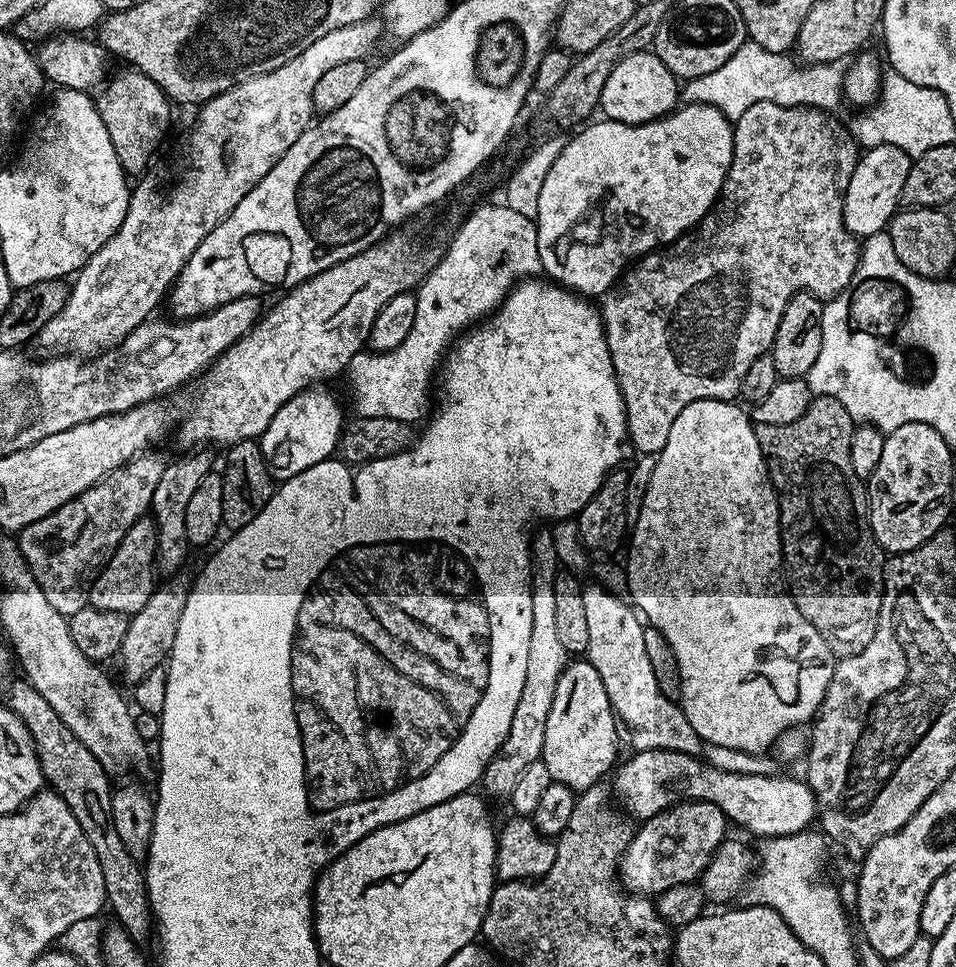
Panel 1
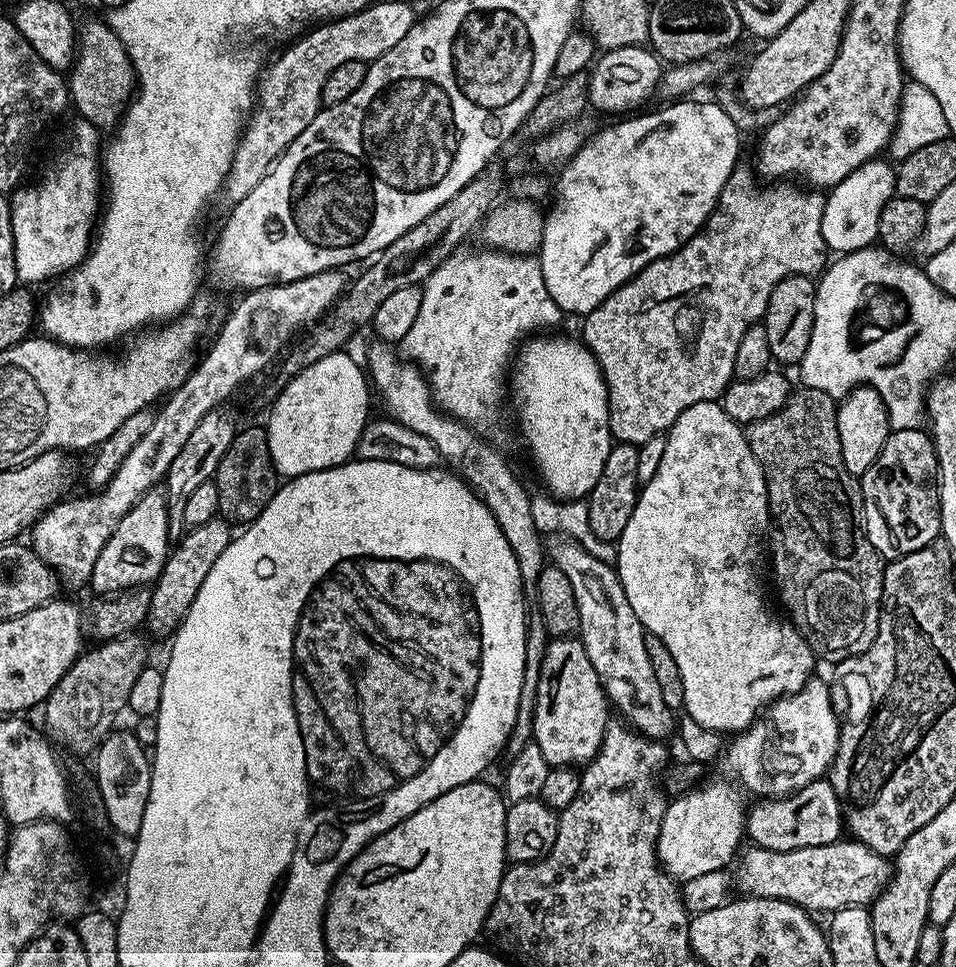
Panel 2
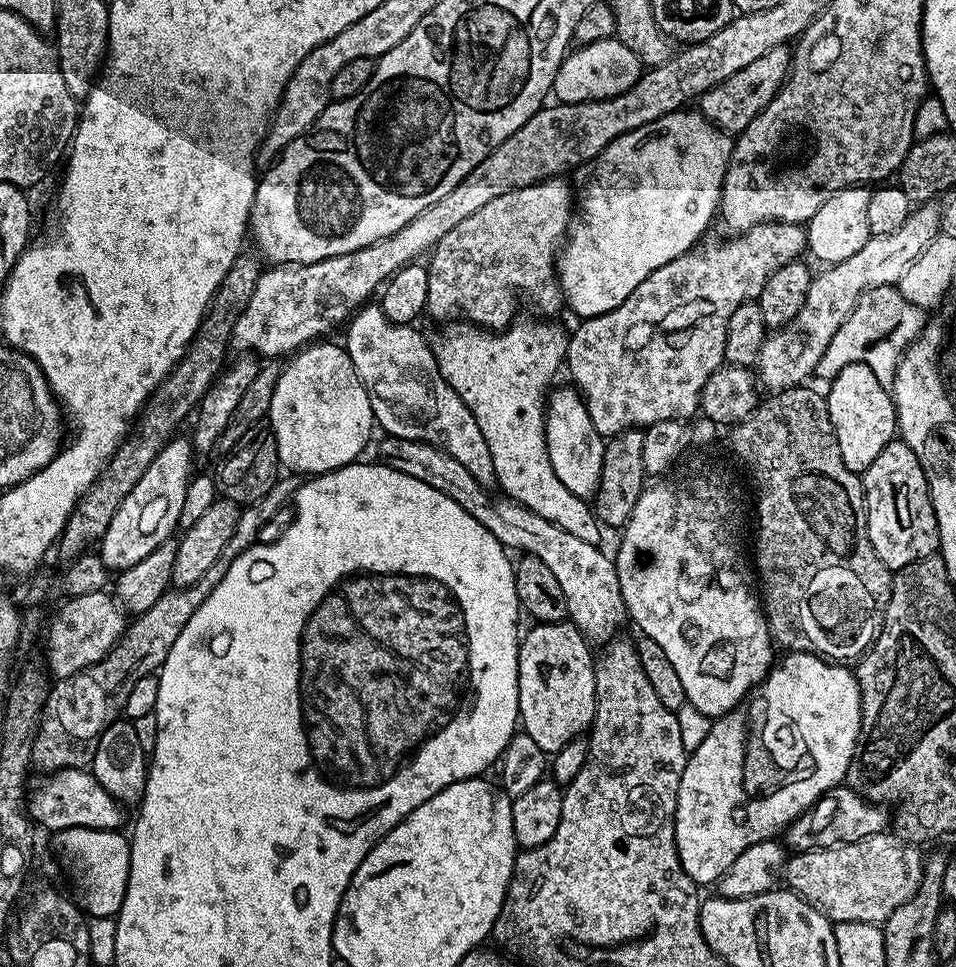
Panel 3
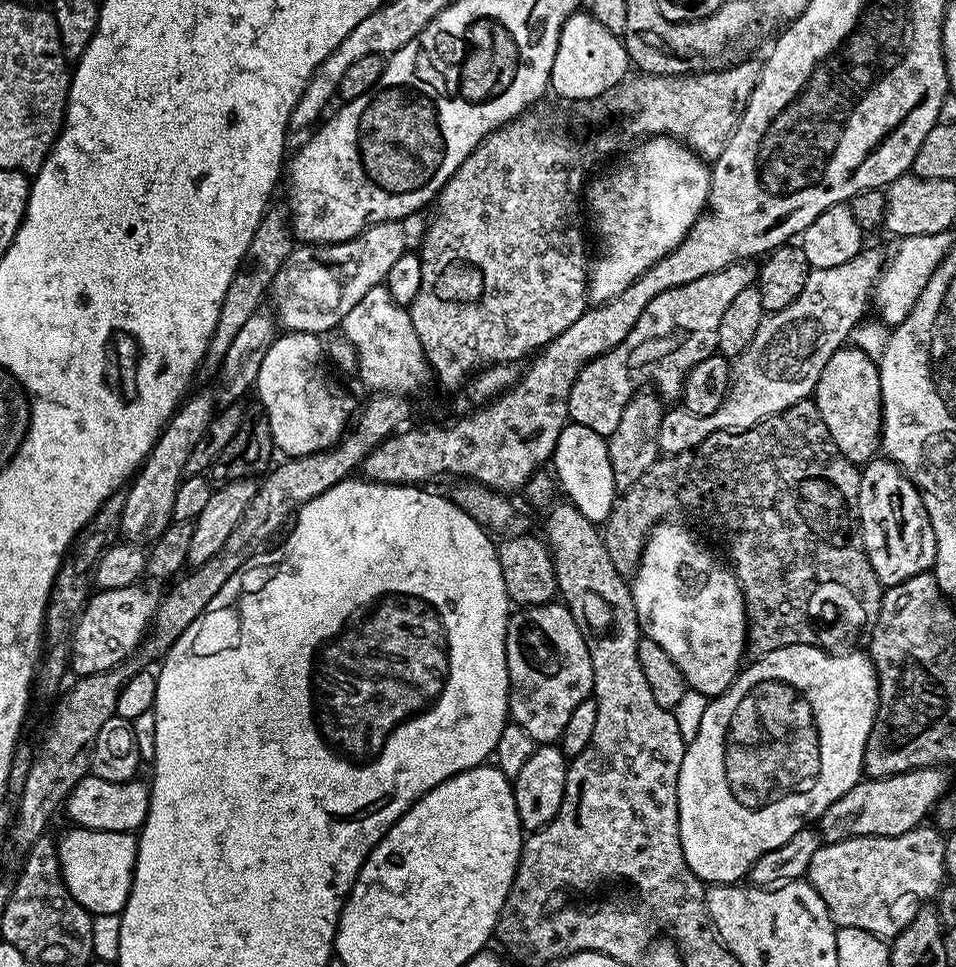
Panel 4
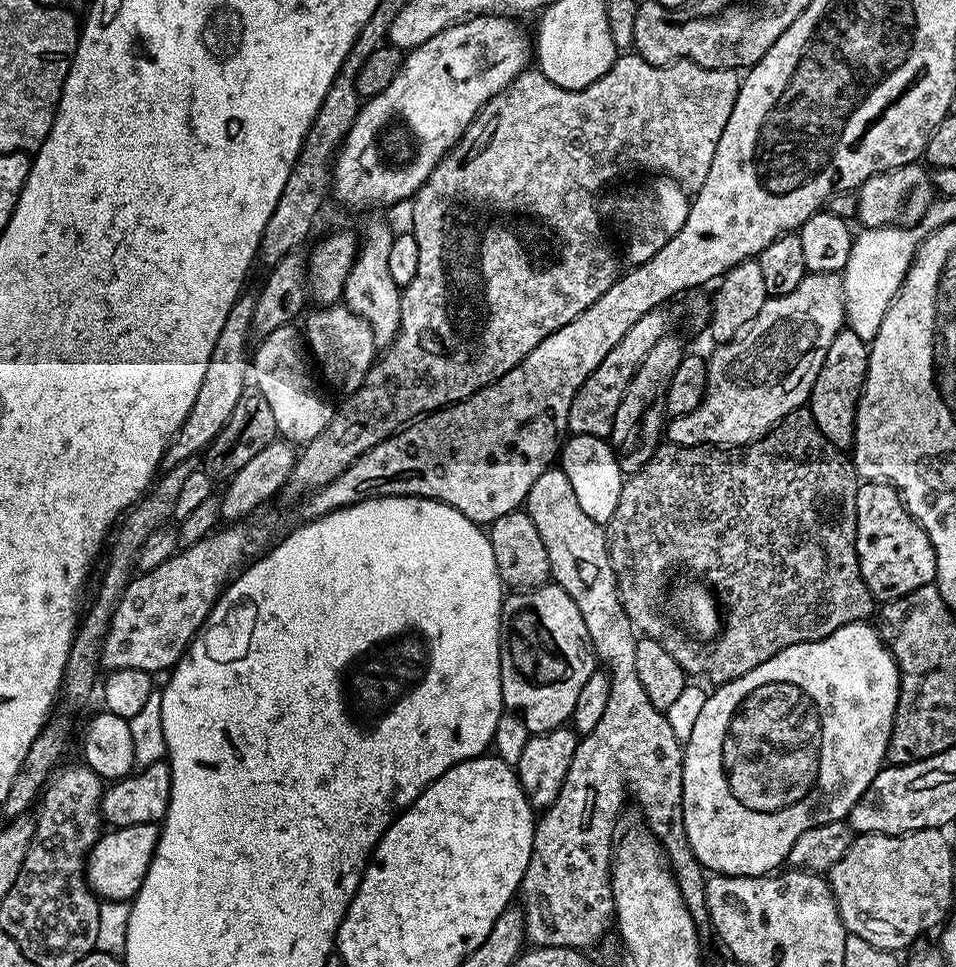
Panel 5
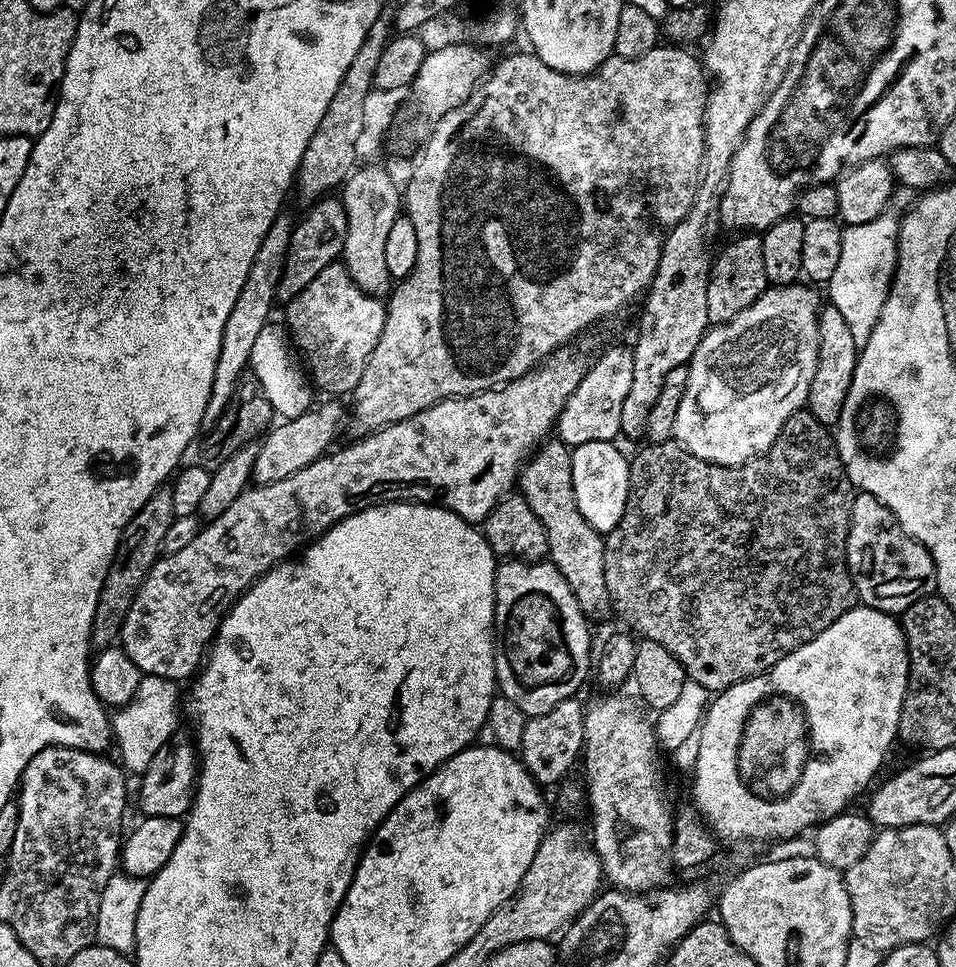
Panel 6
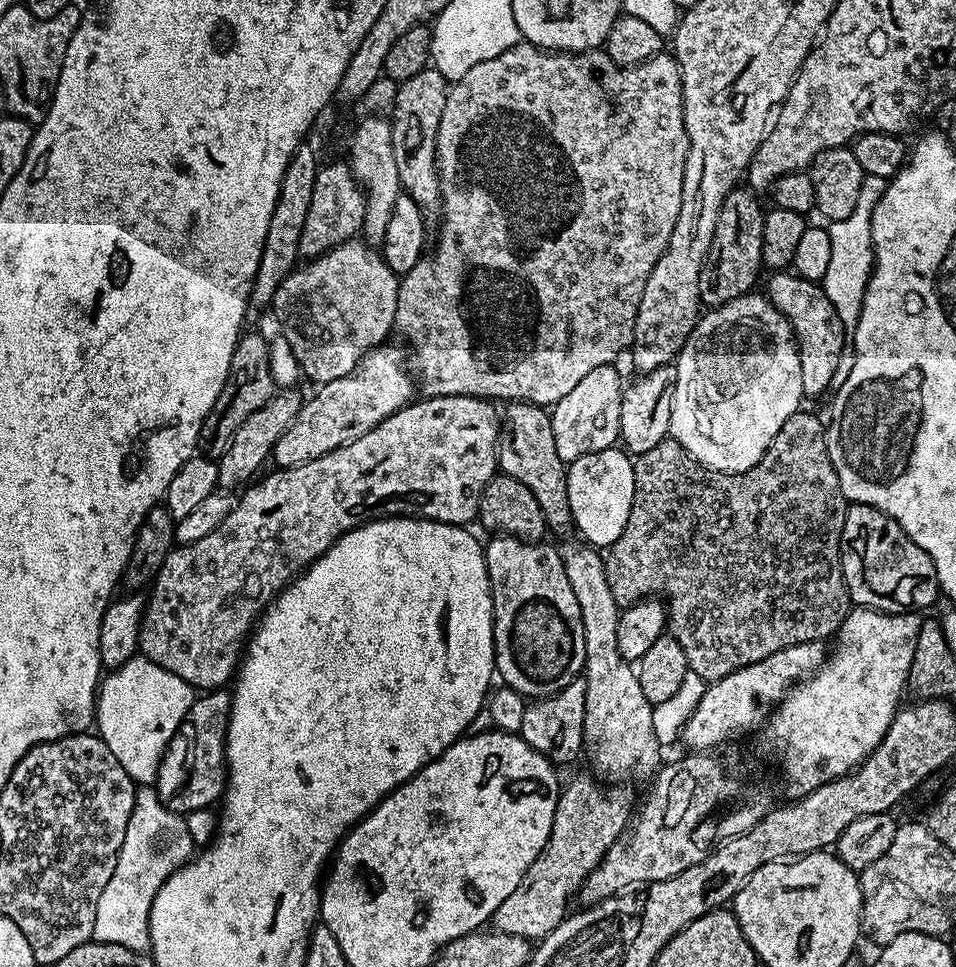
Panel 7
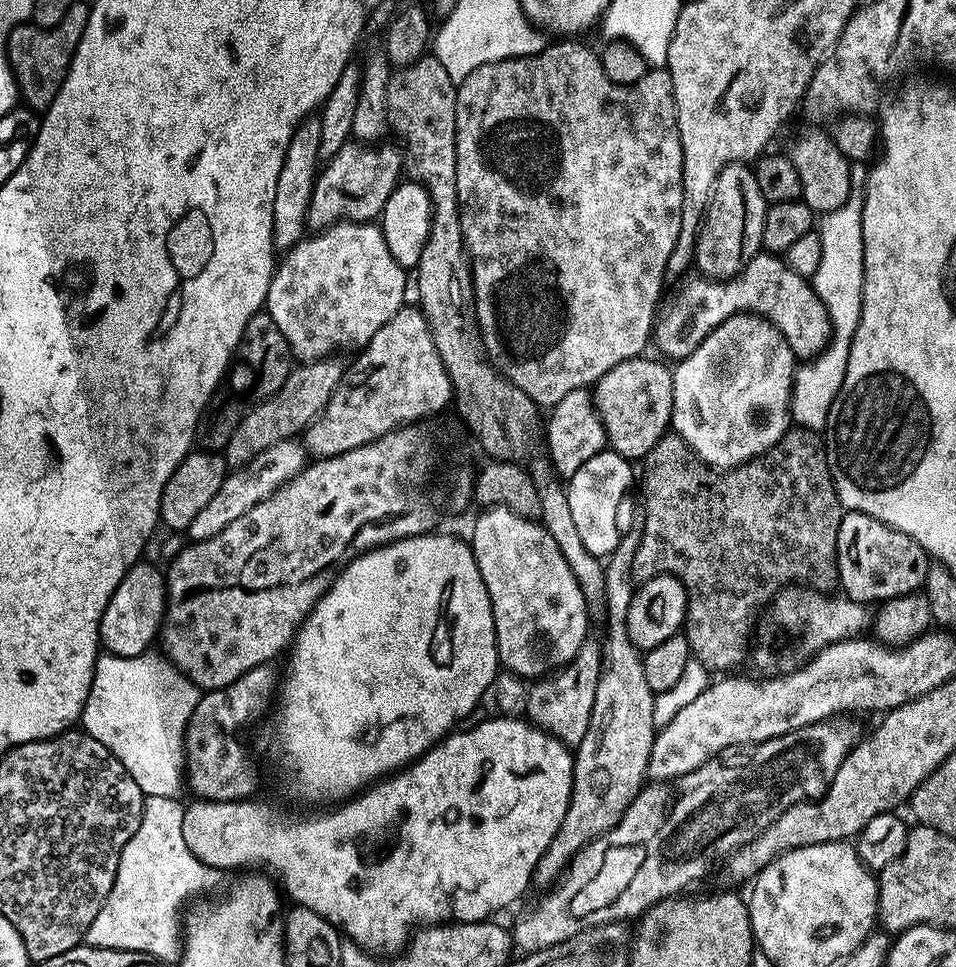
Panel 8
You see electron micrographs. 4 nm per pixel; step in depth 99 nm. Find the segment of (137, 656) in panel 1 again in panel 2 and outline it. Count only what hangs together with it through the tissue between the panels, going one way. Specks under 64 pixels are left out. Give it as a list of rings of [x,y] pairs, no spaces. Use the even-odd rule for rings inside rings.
[[[223,518],[204,522],[202,526],[185,531],[175,547],[169,551],[168,561],[162,566],[162,574],[155,580],[151,589],[147,631],[175,633],[186,618],[194,598],[198,598],[198,590],[202,582],[206,582],[206,574],[210,574],[214,562],[218,562],[218,554],[222,554],[222,550],[230,546],[233,535],[233,525]]]

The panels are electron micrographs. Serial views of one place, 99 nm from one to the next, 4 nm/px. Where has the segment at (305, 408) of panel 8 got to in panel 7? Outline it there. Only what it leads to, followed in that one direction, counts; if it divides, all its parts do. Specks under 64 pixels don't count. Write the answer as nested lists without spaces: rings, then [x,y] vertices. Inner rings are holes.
[[[295,387],[277,391],[272,400],[266,402],[266,406],[262,406],[262,410],[254,410],[254,414],[250,414],[250,418],[246,418],[246,422],[242,422],[242,426],[238,426],[230,446],[216,460],[218,485],[221,489],[243,489],[251,481],[248,479],[263,466],[264,460],[266,464],[278,438],[282,438],[282,434],[288,429],[290,422],[294,422],[298,410],[304,405],[305,397],[299,396],[296,391]]]

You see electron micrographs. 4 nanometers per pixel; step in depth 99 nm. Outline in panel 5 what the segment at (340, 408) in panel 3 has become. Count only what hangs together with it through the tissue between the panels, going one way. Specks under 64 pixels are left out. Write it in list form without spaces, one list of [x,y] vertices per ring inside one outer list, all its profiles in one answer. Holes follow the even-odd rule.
[[[287,324],[274,330],[274,334],[263,337],[259,343],[260,346],[257,350],[255,347],[254,359],[250,364],[254,373],[255,391],[261,392],[266,402],[270,402],[277,433],[297,446],[308,444],[314,438],[318,438],[318,434],[322,434],[326,426],[330,426],[334,408],[318,393],[312,392],[316,384],[312,381],[313,369],[306,359],[306,344],[302,339],[301,329]]]

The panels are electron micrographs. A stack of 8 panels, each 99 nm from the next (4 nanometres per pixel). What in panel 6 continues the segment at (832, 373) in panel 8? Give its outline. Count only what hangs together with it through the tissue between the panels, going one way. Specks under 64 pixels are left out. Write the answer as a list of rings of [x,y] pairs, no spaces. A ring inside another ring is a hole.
[[[889,206],[870,222],[849,224],[842,231],[842,255],[834,266],[834,274],[826,282],[827,299],[846,318],[846,326],[850,326],[850,334],[854,334],[857,346],[863,346],[870,338],[874,326],[878,322],[878,314],[882,314],[882,306],[888,297],[888,289],[892,286],[892,275],[896,272],[896,239],[900,233],[901,213]]]

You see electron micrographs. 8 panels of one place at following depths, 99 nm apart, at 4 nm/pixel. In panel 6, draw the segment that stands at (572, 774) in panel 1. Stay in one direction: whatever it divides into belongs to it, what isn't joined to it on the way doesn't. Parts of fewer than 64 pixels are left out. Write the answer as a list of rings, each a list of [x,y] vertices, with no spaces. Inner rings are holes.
[[[509,560],[497,563],[494,578],[496,619],[494,621],[494,651],[496,653],[496,682],[499,695],[510,698],[518,710],[531,718],[554,710],[558,702],[571,700],[584,684],[594,664],[594,644],[588,633],[589,617],[578,606],[574,590],[562,578],[551,562]]]

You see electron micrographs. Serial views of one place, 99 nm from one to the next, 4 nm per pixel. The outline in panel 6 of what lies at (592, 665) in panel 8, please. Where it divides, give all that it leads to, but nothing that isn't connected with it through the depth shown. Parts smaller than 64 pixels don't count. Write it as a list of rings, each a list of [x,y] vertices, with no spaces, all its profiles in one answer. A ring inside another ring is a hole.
[[[579,699],[563,700],[554,706],[554,710],[546,710],[546,714],[538,714],[528,719],[526,730],[522,734],[522,742],[518,749],[520,761],[524,764],[525,770],[535,778],[536,783],[541,786],[556,784],[572,767],[577,767],[578,757],[584,751],[584,714],[585,705],[579,704]]]

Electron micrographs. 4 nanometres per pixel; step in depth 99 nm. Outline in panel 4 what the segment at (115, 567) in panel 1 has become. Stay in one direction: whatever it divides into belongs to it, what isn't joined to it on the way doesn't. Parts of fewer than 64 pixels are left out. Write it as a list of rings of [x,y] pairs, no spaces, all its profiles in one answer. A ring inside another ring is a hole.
[[[211,391],[194,392],[181,403],[172,419],[164,425],[155,446],[140,465],[140,471],[136,473],[127,489],[124,509],[120,515],[120,530],[125,541],[141,546],[151,545],[173,521],[174,498],[178,494],[181,480],[185,477],[186,458],[190,458],[190,450],[198,446],[198,438],[206,434],[206,426],[210,426],[218,408]]]

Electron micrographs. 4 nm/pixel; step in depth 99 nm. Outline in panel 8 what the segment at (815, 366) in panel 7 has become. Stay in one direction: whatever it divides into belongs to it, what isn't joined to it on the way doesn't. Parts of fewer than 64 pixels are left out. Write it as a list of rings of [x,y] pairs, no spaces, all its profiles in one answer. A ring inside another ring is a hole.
[[[761,250],[737,276],[729,280],[709,280],[707,276],[693,275],[693,280],[685,279],[680,289],[673,296],[665,295],[658,308],[658,315],[654,325],[654,348],[661,352],[661,357],[672,362],[686,359],[703,342],[710,333],[726,318],[737,316],[740,312],[751,312],[759,316],[761,320],[767,320],[786,338],[790,350],[801,361],[807,362],[820,355],[832,338],[832,323],[828,317],[828,311],[823,302],[818,298],[811,283],[799,272],[795,272],[787,262],[787,259],[779,255]]]

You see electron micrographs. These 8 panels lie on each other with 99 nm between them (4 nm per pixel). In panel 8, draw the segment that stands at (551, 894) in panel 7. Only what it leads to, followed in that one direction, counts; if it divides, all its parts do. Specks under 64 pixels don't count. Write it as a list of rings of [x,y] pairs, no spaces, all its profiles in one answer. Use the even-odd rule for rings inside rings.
[[[621,542],[604,564],[608,641],[605,639],[602,644],[602,671],[594,694],[594,710],[590,714],[586,738],[574,748],[570,802],[564,809],[562,822],[556,826],[554,838],[534,866],[535,883],[551,885],[559,881],[572,860],[591,840],[597,840],[619,822],[646,784],[650,750],[658,729],[654,722],[656,697],[646,683],[646,674],[642,674],[644,658],[641,649],[630,642],[626,626],[626,614],[634,591],[632,559],[635,553],[635,543]]]

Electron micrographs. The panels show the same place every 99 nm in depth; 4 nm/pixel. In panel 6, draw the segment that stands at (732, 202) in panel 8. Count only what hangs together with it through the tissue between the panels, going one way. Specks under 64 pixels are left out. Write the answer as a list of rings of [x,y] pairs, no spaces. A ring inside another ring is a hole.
[[[759,235],[740,236],[732,240],[720,253],[715,253],[708,270],[706,286],[706,314],[709,325],[725,324],[733,320],[746,306],[750,306],[769,287],[766,265],[762,263],[762,239]]]

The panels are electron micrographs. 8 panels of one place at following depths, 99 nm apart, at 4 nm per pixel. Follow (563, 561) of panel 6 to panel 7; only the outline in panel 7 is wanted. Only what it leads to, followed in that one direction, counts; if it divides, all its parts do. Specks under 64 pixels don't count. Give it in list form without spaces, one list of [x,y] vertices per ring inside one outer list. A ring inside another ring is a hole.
[[[512,402],[500,420],[500,443],[498,445],[498,468],[510,478],[518,478],[527,486],[530,494],[538,498],[549,529],[554,533],[573,527],[572,511],[568,501],[568,478],[566,462],[558,458],[558,446],[554,446],[554,430],[551,415],[541,405]]]

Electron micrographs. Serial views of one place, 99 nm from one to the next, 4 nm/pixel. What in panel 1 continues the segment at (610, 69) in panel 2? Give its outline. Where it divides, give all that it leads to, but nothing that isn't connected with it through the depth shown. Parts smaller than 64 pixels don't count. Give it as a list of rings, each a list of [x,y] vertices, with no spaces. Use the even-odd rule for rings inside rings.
[[[645,50],[622,58],[614,66],[614,70],[610,70],[610,78],[606,78],[606,86],[602,86],[599,111],[607,119],[617,120],[623,124],[649,124],[660,116],[667,116],[677,107],[677,104],[678,77],[657,58],[655,51]]]

